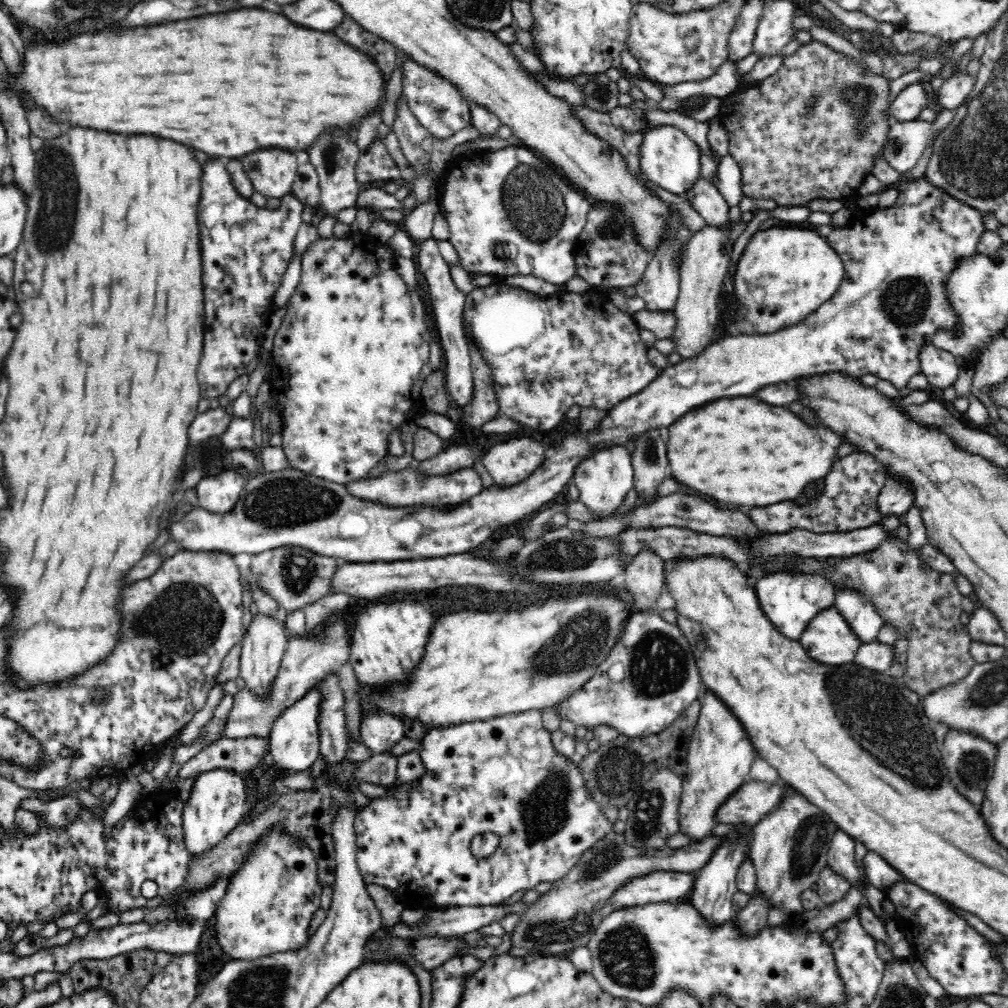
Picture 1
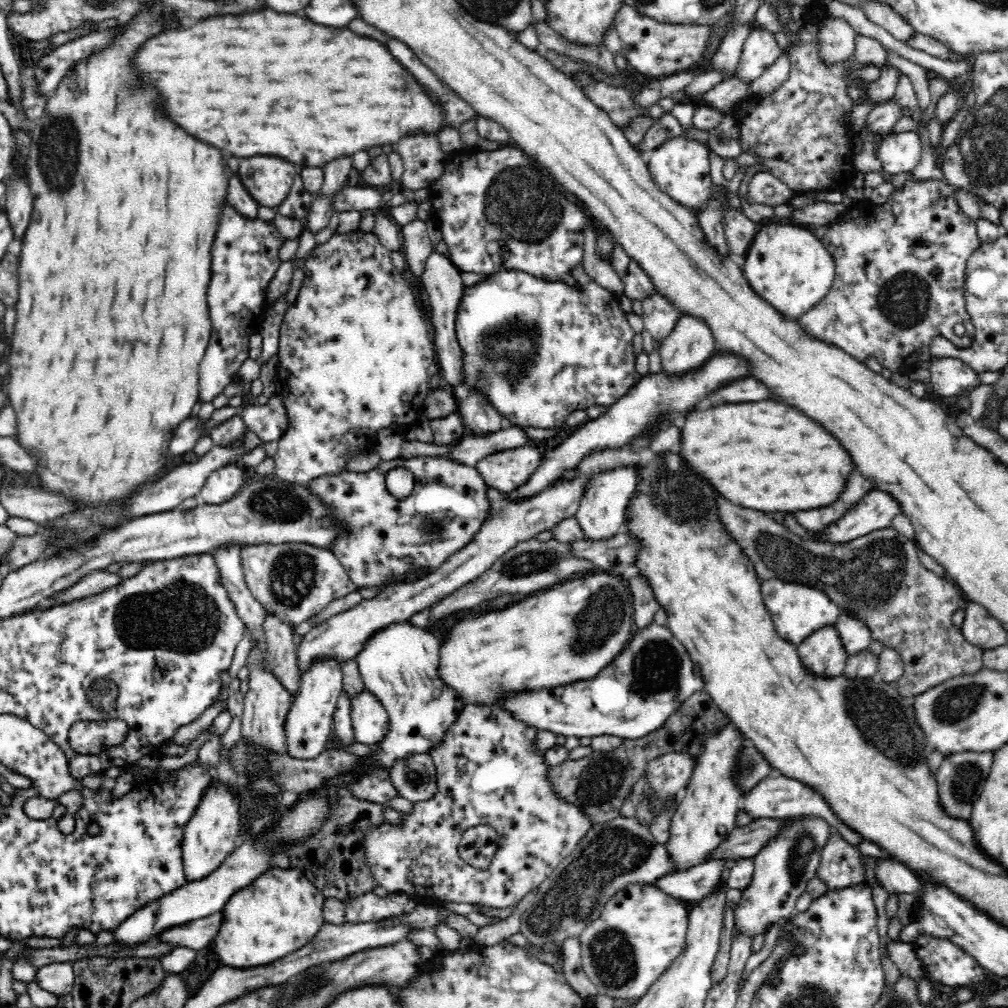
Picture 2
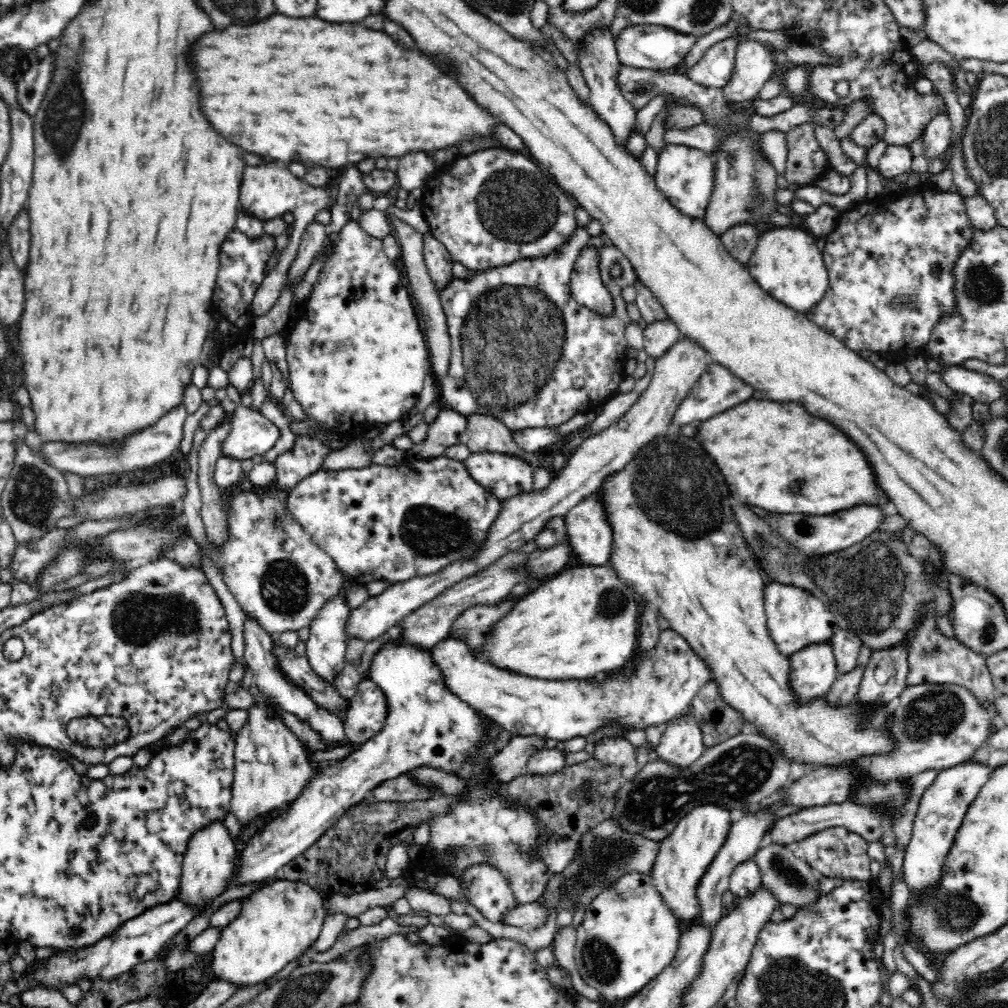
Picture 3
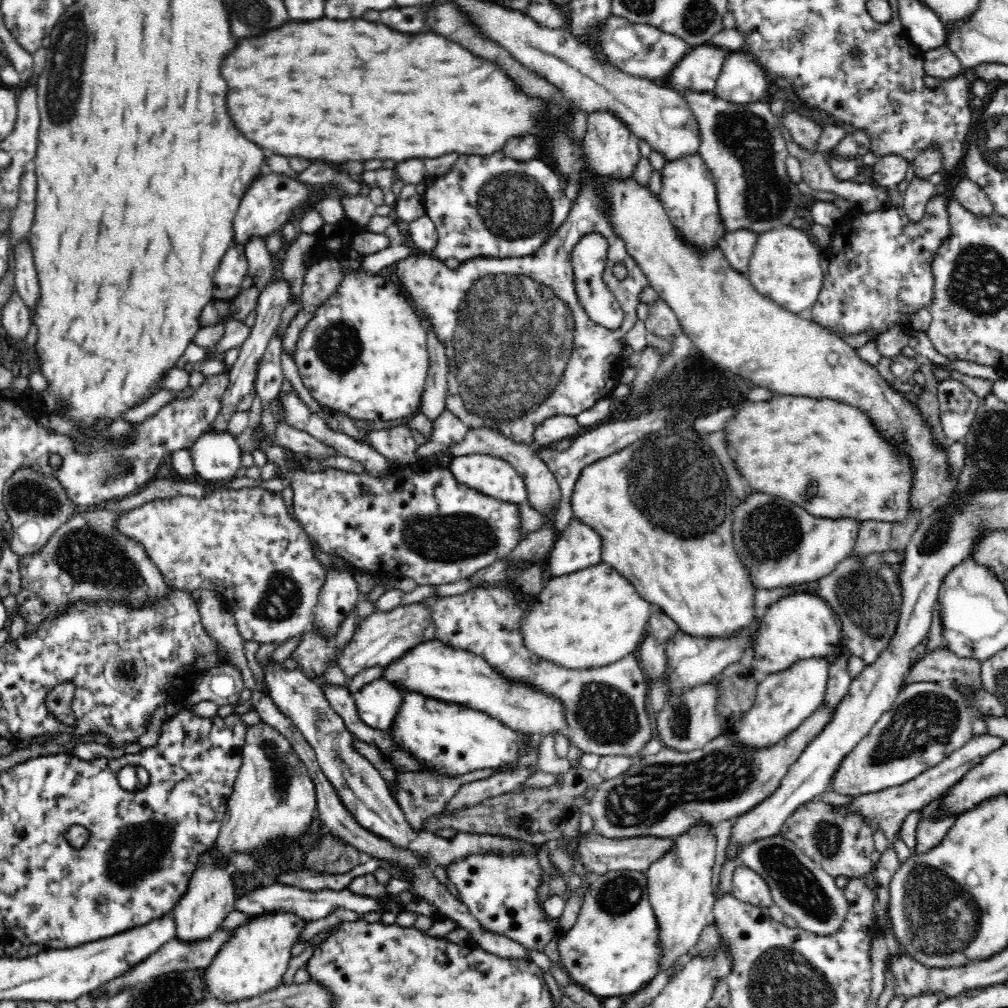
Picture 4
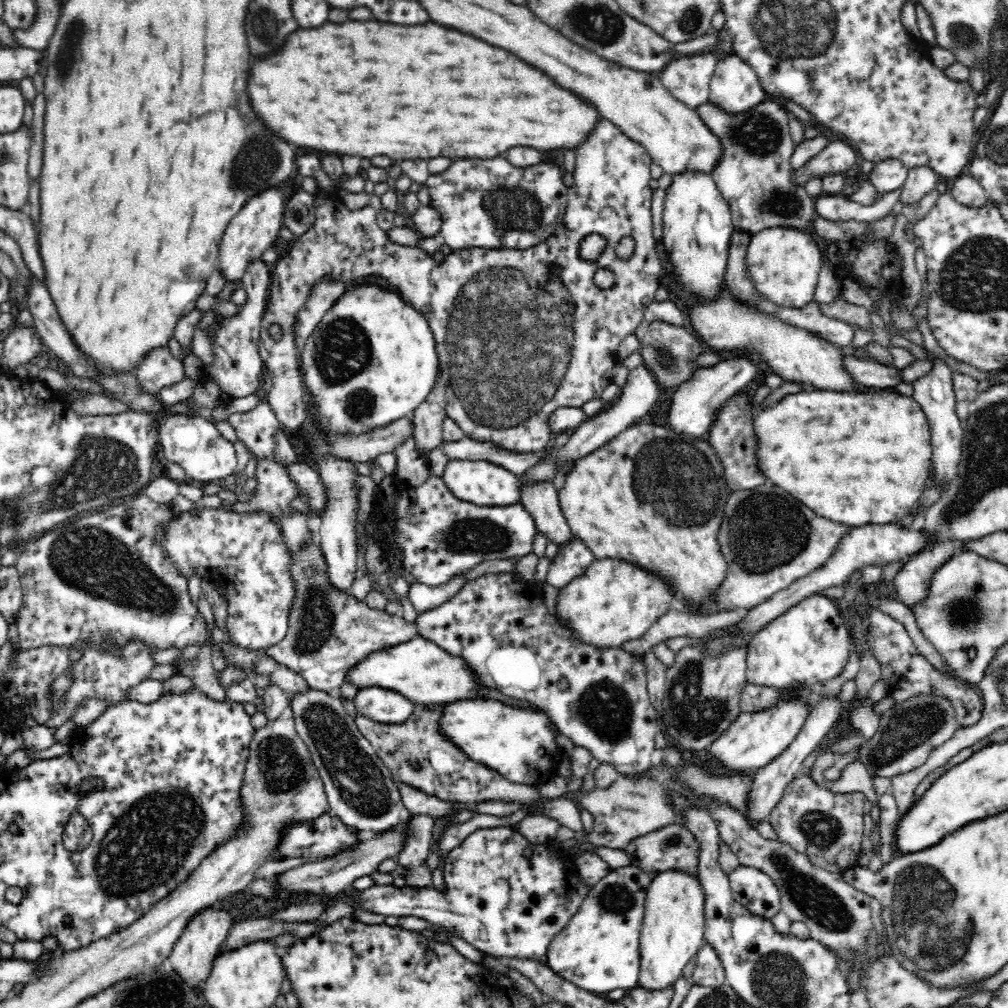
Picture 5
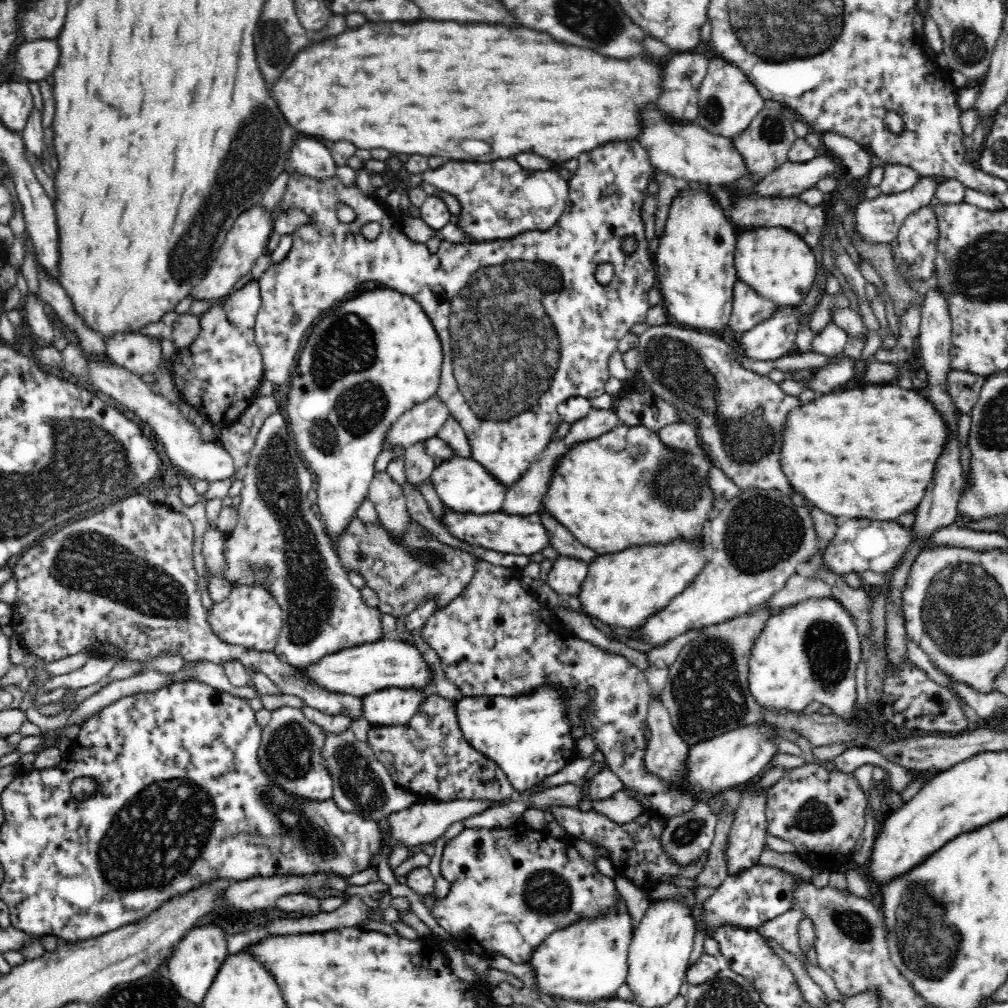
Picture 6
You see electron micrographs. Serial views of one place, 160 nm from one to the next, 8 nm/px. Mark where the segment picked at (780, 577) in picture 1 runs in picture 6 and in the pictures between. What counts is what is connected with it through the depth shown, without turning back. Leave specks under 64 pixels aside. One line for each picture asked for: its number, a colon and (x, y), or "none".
2: (797, 610)
3: (795, 618)
4: (799, 625)
5: (808, 644)
6: (809, 651)

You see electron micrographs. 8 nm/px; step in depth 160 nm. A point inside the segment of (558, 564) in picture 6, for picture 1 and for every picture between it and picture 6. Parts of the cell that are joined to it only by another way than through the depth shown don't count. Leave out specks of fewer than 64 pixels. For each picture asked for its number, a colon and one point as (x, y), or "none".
1: (603, 478)
2: (602, 509)
3: (589, 532)
4: (578, 546)
5: (572, 558)

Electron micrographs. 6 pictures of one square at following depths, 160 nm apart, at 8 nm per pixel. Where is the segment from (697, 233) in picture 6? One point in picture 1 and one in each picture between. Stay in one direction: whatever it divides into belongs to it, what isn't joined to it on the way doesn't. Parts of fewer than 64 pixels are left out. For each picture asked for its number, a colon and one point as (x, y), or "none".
1: (667, 156)
2: (680, 167)
3: (684, 174)
4: (688, 192)
5: (697, 223)

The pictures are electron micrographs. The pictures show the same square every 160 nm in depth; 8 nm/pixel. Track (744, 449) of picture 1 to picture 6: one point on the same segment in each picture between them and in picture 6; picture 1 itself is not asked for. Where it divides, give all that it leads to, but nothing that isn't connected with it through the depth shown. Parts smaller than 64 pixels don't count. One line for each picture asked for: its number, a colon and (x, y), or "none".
2: (763, 455)
3: (774, 455)
4: (827, 457)
5: (857, 459)
6: (867, 453)

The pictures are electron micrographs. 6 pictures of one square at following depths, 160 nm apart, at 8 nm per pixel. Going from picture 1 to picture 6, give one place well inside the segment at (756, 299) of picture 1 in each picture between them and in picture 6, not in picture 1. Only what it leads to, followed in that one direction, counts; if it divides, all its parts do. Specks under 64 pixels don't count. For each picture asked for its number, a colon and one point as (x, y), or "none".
2: (789, 267)
3: (787, 264)
4: (785, 266)
5: (784, 263)
6: (778, 264)

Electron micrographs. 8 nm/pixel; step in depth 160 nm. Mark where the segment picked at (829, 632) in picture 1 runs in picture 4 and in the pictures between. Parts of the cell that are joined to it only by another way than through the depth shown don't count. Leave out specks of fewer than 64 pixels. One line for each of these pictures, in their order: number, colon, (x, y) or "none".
2: (822, 652)
3: (813, 671)
4: (785, 699)

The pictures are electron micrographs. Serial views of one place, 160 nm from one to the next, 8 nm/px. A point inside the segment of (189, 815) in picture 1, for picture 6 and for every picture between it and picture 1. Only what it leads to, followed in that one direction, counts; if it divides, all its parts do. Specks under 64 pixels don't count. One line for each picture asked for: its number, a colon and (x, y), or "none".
2: (210, 835)
3: (209, 861)
4: (209, 897)
5: (192, 956)
6: (195, 961)

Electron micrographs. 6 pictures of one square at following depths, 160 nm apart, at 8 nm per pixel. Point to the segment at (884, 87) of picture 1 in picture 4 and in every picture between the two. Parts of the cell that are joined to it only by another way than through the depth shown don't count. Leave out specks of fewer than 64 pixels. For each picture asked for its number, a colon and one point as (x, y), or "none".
2: (801, 133)
3: (806, 162)
4: (803, 132)

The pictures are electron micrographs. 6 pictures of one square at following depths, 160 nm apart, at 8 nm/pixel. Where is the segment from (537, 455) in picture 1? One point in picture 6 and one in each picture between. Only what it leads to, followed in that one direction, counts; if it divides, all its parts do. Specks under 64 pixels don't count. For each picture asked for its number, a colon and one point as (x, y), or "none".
2: (505, 471)
3: (505, 476)
4: (494, 477)
5: (483, 483)
6: (463, 484)

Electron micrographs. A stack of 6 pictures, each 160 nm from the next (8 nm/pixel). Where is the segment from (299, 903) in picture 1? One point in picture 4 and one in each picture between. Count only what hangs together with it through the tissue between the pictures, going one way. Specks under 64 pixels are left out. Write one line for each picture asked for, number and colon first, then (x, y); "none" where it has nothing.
2: (279, 913)
3: (281, 919)
4: (253, 961)

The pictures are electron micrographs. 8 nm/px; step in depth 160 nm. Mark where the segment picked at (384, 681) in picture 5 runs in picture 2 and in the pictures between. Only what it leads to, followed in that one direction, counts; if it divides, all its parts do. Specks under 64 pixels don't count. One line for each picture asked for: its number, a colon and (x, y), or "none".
2: (633, 696)
3: (654, 687)
4: (455, 675)

